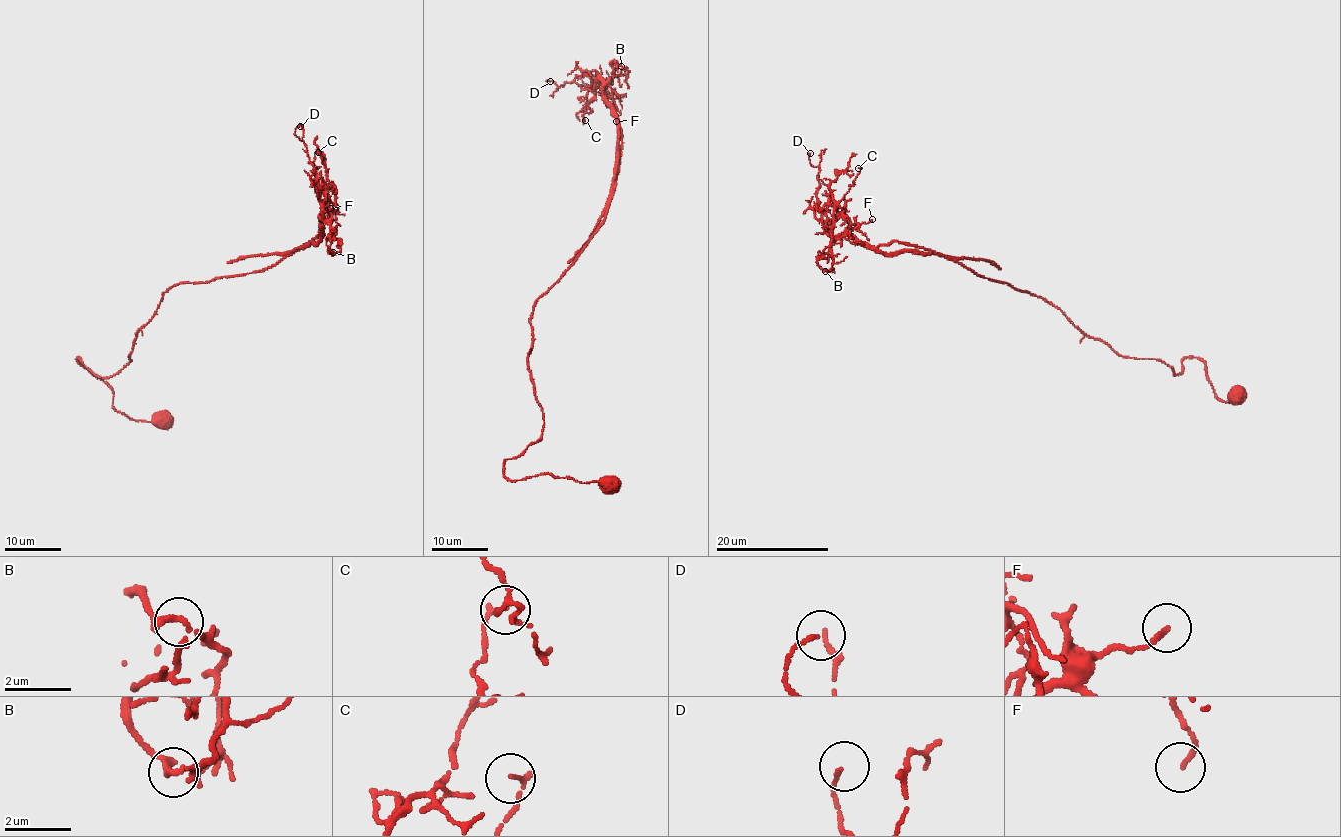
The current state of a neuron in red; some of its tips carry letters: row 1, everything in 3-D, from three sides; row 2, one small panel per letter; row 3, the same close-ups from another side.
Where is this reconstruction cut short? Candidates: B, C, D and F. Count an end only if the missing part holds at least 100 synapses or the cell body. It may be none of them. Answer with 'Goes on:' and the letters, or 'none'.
Goes on: none

